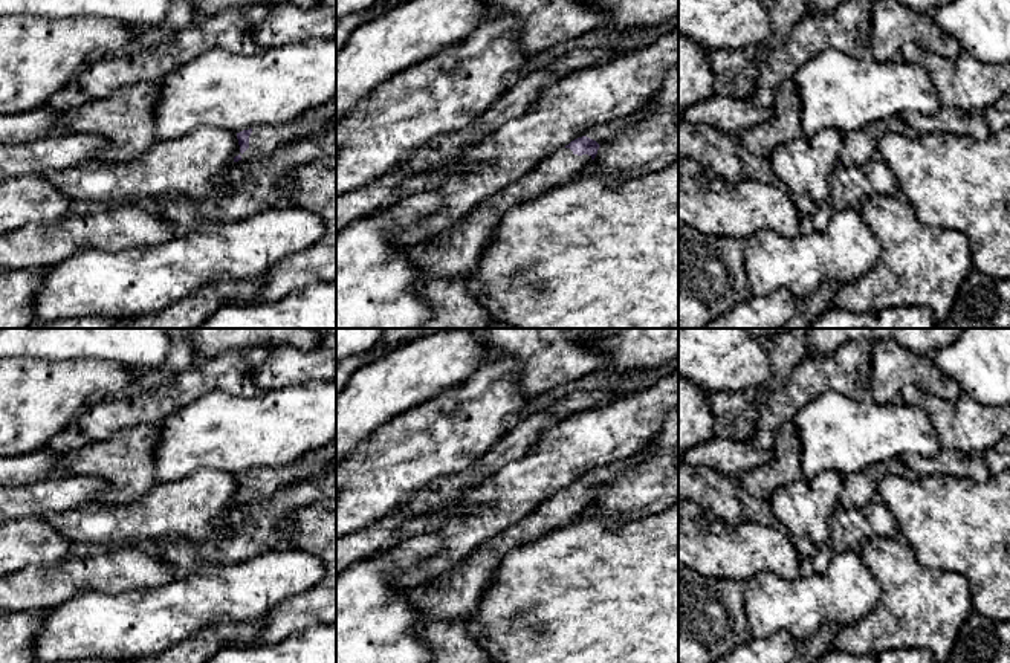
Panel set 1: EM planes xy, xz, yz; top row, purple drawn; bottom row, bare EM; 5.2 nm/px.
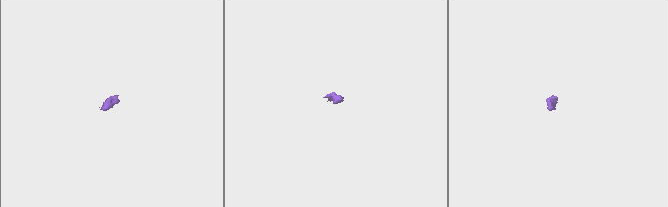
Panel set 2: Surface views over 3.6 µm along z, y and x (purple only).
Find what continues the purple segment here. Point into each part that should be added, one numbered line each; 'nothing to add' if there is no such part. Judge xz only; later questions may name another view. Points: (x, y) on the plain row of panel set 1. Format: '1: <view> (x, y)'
1: xz (457, 593)

